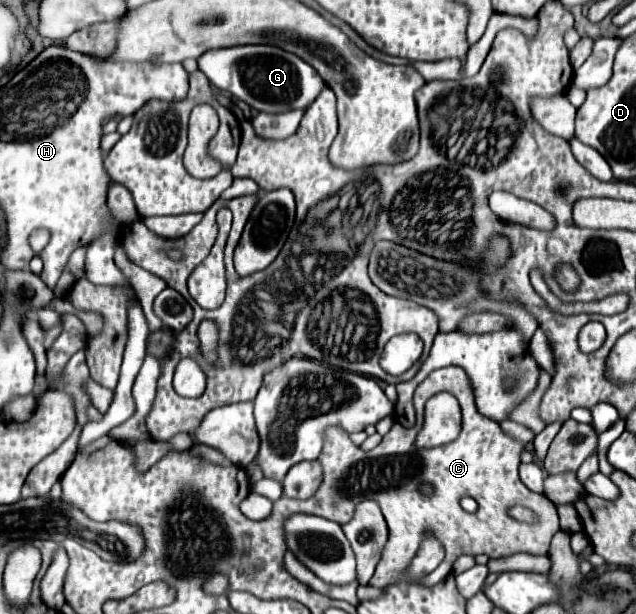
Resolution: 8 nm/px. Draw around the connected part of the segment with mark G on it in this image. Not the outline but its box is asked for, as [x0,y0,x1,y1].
[197,46,325,114]

